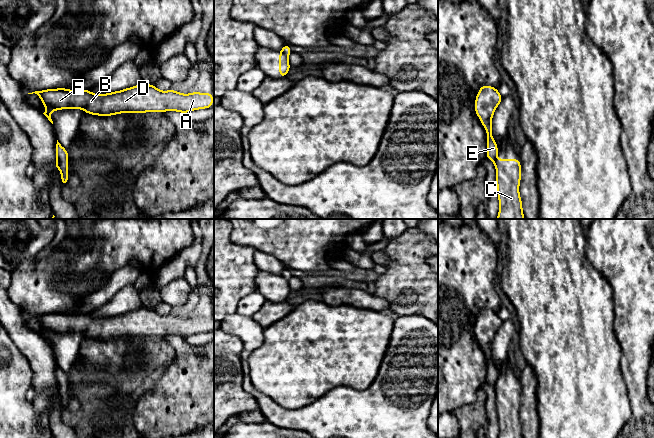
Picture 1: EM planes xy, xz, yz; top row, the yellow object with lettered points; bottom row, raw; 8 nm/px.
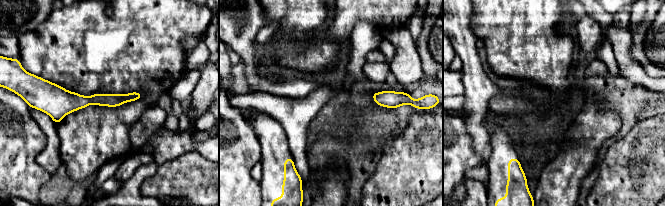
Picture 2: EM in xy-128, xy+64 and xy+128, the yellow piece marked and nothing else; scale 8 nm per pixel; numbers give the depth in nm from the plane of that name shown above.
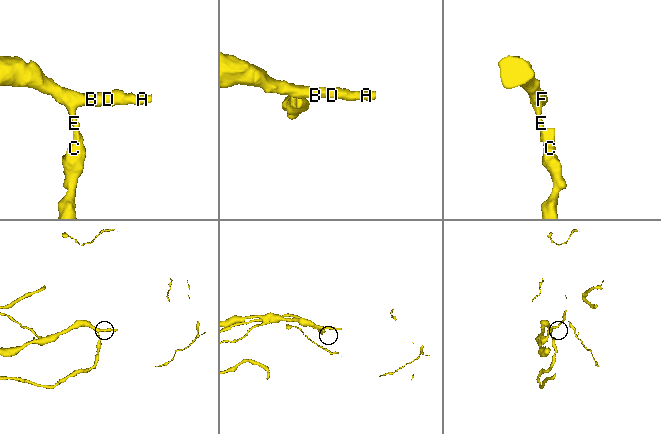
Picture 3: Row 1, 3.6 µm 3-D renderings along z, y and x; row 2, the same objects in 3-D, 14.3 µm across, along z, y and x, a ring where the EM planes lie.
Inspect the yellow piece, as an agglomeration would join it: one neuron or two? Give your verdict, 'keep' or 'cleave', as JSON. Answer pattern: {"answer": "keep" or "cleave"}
{"answer": "cleave"}

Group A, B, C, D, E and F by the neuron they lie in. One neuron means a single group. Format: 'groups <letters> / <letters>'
groups A B D E F / C

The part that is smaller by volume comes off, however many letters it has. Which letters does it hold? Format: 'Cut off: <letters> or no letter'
Cut off: C

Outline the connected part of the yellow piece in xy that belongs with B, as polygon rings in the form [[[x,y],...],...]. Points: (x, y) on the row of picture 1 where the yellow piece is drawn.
[[[140,83],[136,86],[129,87],[120,91],[110,92],[107,94],[93,94],[91,90],[74,91],[66,88],[46,89],[35,91],[28,94],[37,94],[41,102],[45,105],[45,112],[43,113],[48,120],[53,124],[51,119],[51,112],[63,109],[82,109],[86,114],[97,116],[112,116],[121,113],[147,113],[177,111],[180,113],[188,113],[194,110],[207,109],[213,107],[213,92],[201,93],[191,92],[183,94],[178,91],[169,89],[168,91],[161,91],[146,83]]]

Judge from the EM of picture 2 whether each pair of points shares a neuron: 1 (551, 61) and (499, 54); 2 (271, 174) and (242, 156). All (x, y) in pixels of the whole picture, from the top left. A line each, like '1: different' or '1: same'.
1: same
2: different

